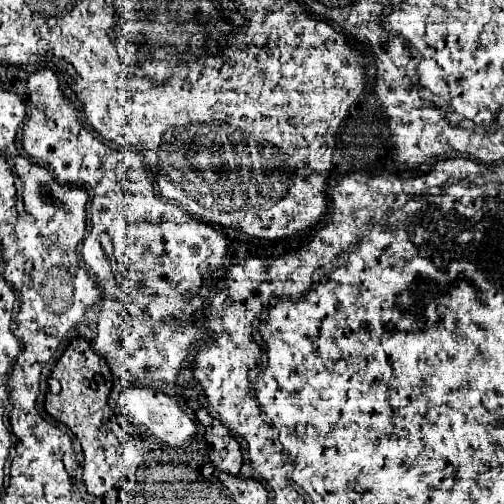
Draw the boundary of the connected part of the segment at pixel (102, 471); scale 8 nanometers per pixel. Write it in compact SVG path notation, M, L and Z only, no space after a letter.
M79 337L73 339L63 357L57 361L53 373L53 379L61 383L61 391L57 395L47 395L45 399L45 411L67 425L75 437L83 445L85 453L85 465L83 465L83 481L87 487L87 493L93 497L103 497L107 491L111 491L117 481L123 477L123 471L133 469L133 465L139 461L141 449L137 447L139 441L133 437L117 437L121 435L121 423L119 417L109 409L107 399L113 389L113 377L103 357L95 355L89 343Z

